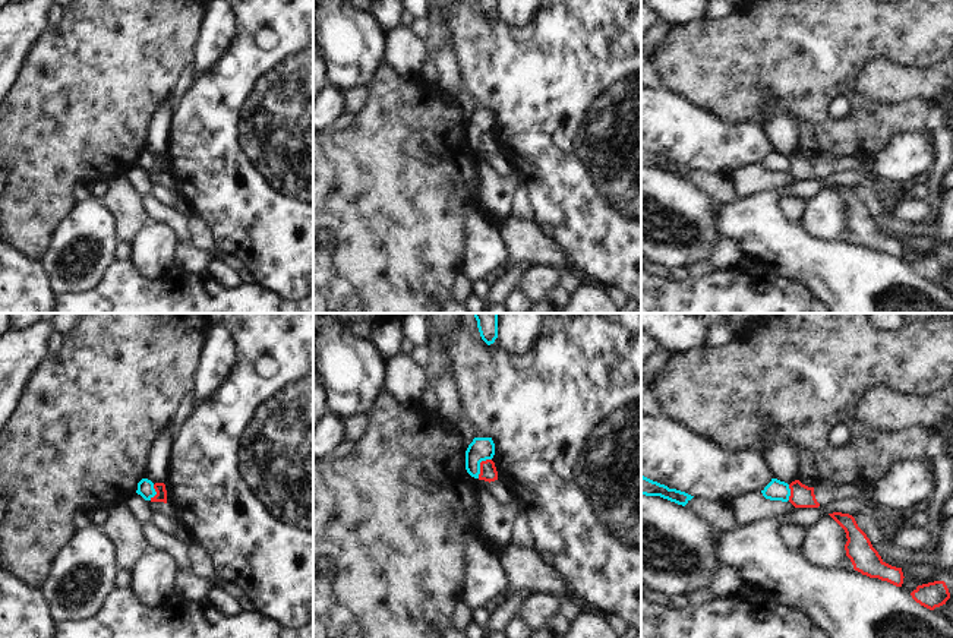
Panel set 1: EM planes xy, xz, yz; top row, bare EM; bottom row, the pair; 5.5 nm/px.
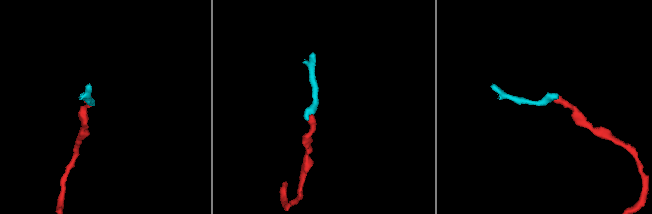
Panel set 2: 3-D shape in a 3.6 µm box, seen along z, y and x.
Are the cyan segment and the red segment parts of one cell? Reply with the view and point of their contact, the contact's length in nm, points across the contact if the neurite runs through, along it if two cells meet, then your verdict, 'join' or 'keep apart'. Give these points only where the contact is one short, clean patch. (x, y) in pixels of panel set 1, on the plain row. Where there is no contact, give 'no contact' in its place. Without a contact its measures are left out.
xz (479, 138) | 130 nm | along xz (491, 130), (480, 135), (477, 149) | keep apart

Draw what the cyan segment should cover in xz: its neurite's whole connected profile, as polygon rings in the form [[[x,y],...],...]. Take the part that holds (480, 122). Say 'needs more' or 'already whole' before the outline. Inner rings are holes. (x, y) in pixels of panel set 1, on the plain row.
already whole | [[[474,110],[466,123],[466,142],[467,145],[479,151],[480,135],[492,132],[495,127],[495,116],[492,110]]]

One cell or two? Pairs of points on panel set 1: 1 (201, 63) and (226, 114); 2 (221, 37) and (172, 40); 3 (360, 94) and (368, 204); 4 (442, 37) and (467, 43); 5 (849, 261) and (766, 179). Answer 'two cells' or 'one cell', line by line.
1: two cells
2: two cells
3: two cells
4: two cells
5: two cells

